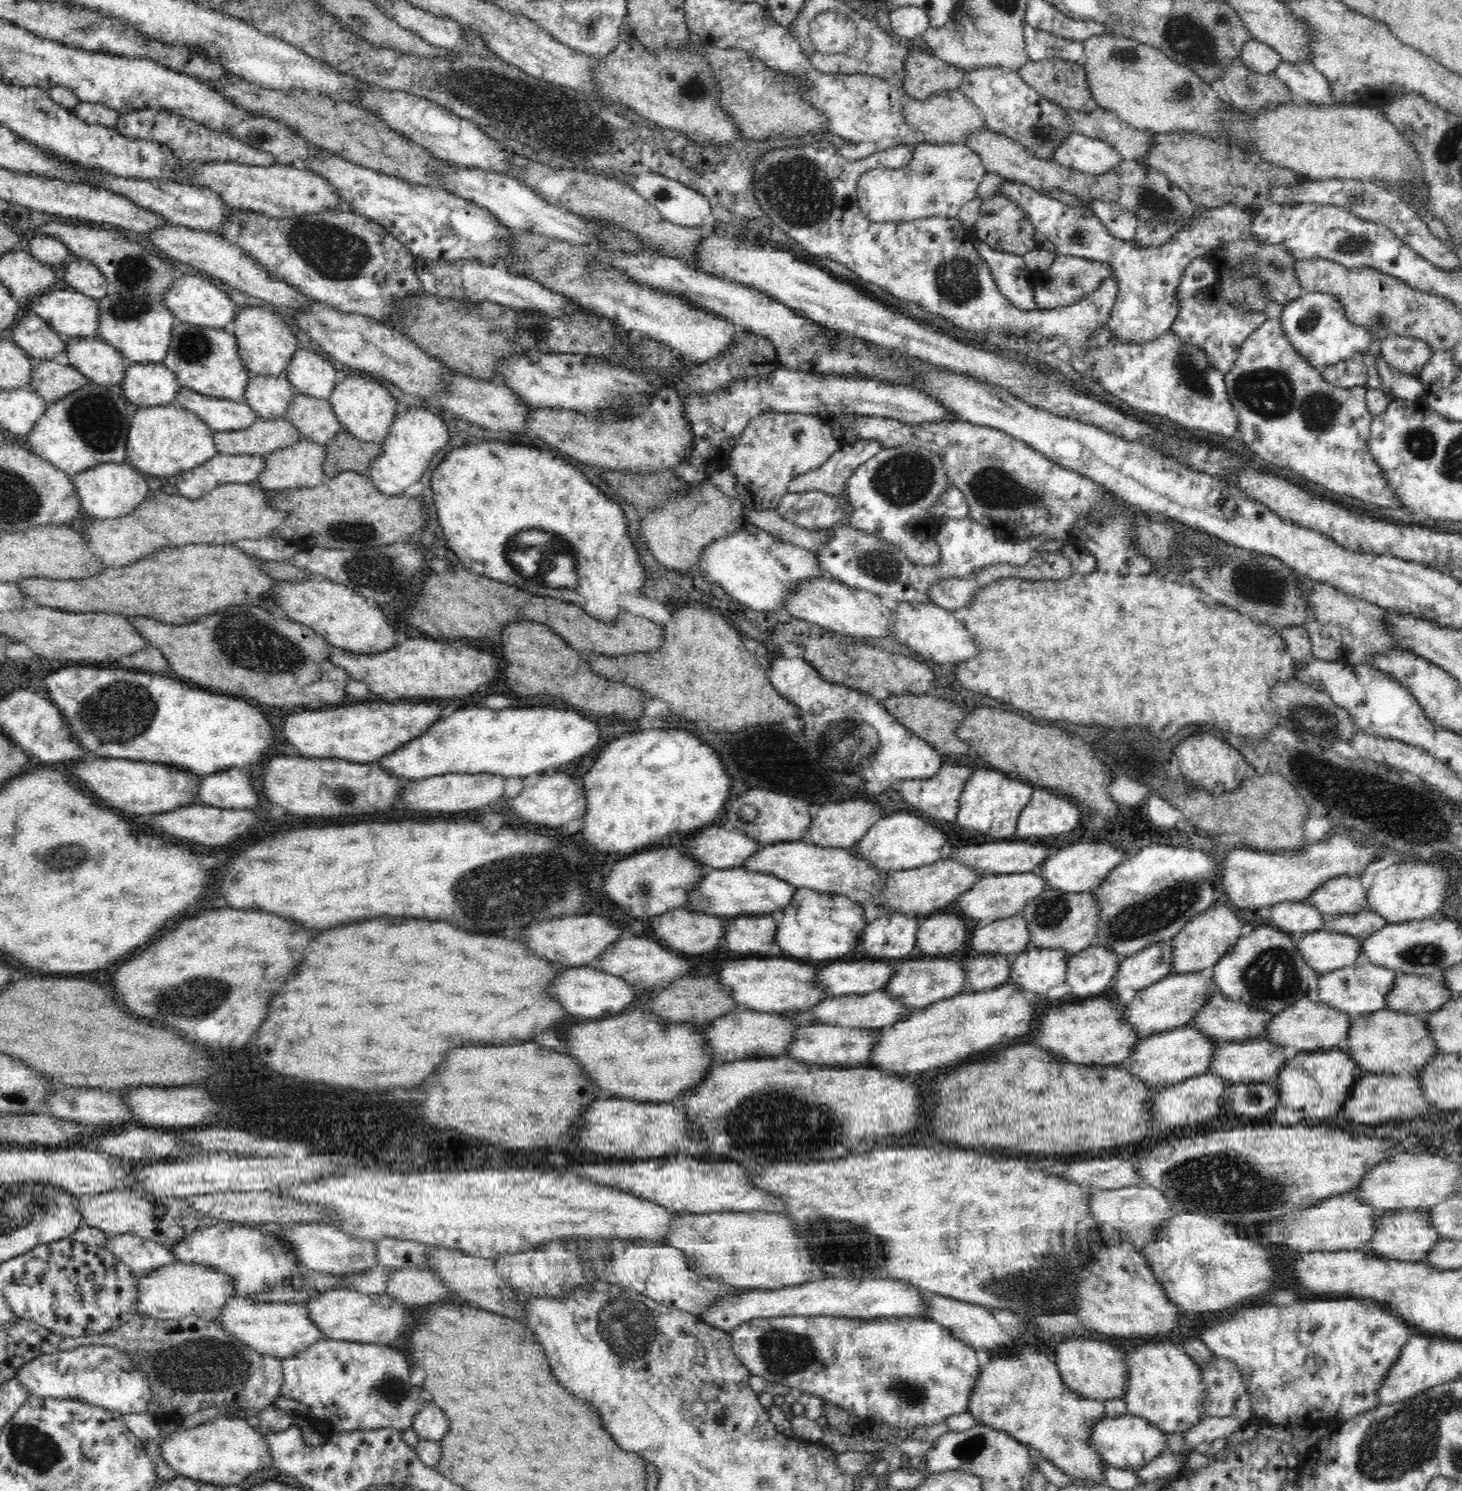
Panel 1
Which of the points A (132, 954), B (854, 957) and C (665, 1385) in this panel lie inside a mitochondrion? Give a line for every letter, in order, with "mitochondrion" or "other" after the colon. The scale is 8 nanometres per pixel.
A: other
B: other
C: other

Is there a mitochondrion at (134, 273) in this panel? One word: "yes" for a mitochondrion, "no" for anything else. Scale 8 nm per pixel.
yes

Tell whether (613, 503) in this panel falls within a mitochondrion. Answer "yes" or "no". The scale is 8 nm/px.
no

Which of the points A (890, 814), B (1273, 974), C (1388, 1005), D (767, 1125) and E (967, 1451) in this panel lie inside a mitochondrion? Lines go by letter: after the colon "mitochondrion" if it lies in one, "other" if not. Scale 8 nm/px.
A: other
B: mitochondrion
C: other
D: mitochondrion
E: mitochondrion

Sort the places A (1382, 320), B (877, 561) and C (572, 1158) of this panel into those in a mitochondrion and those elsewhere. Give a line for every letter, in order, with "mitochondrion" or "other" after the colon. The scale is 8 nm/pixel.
A: mitochondrion
B: mitochondrion
C: other

